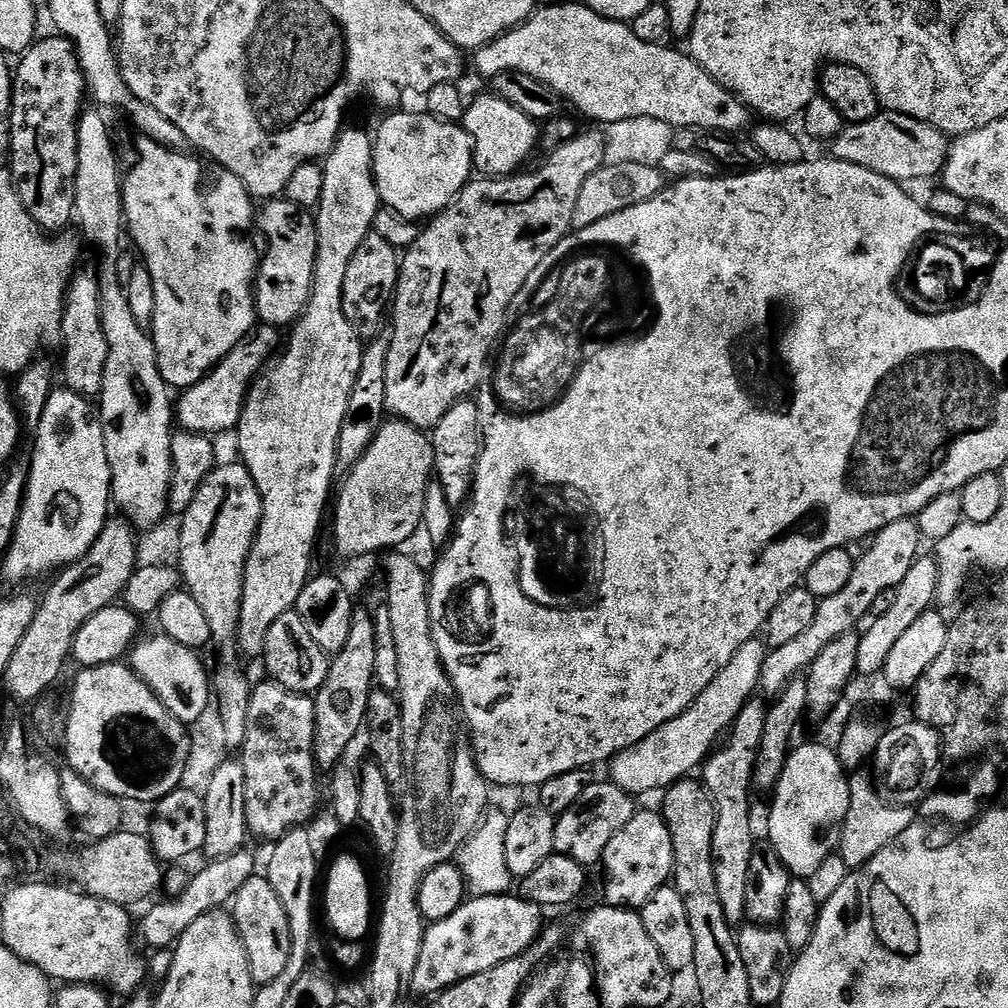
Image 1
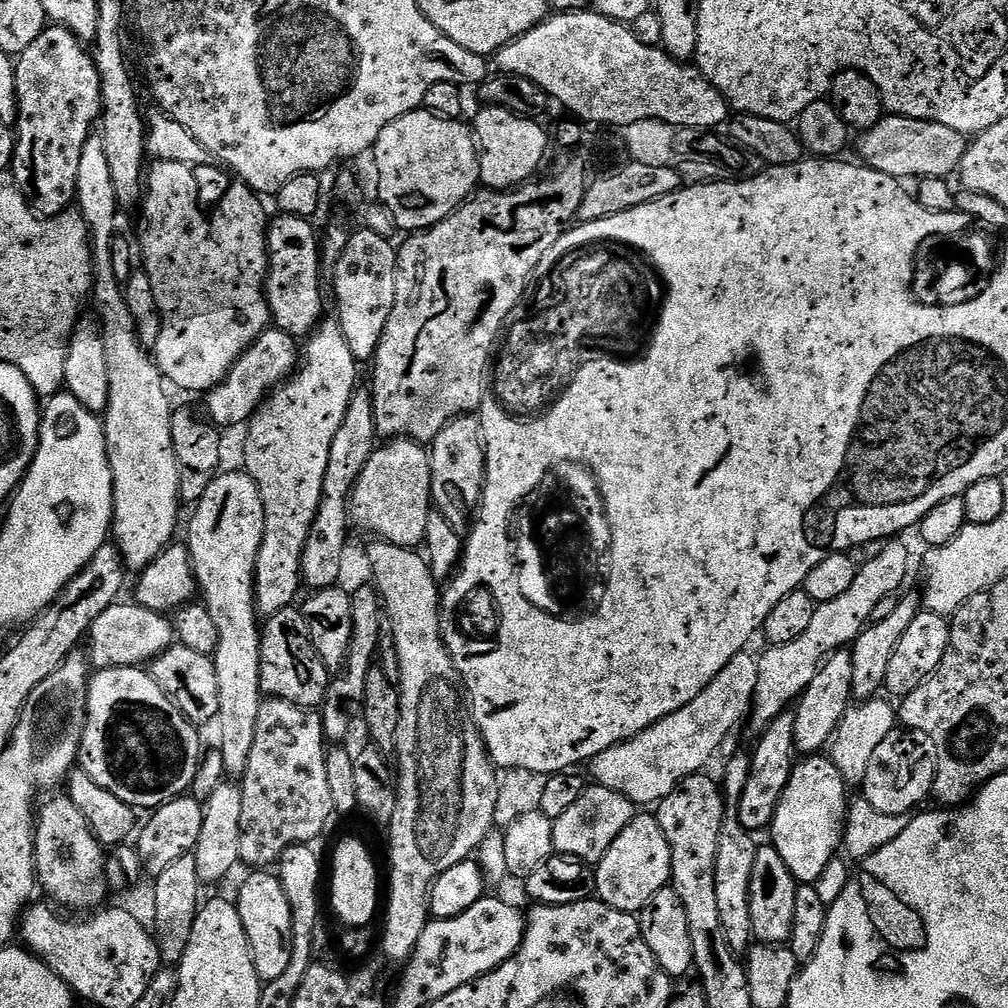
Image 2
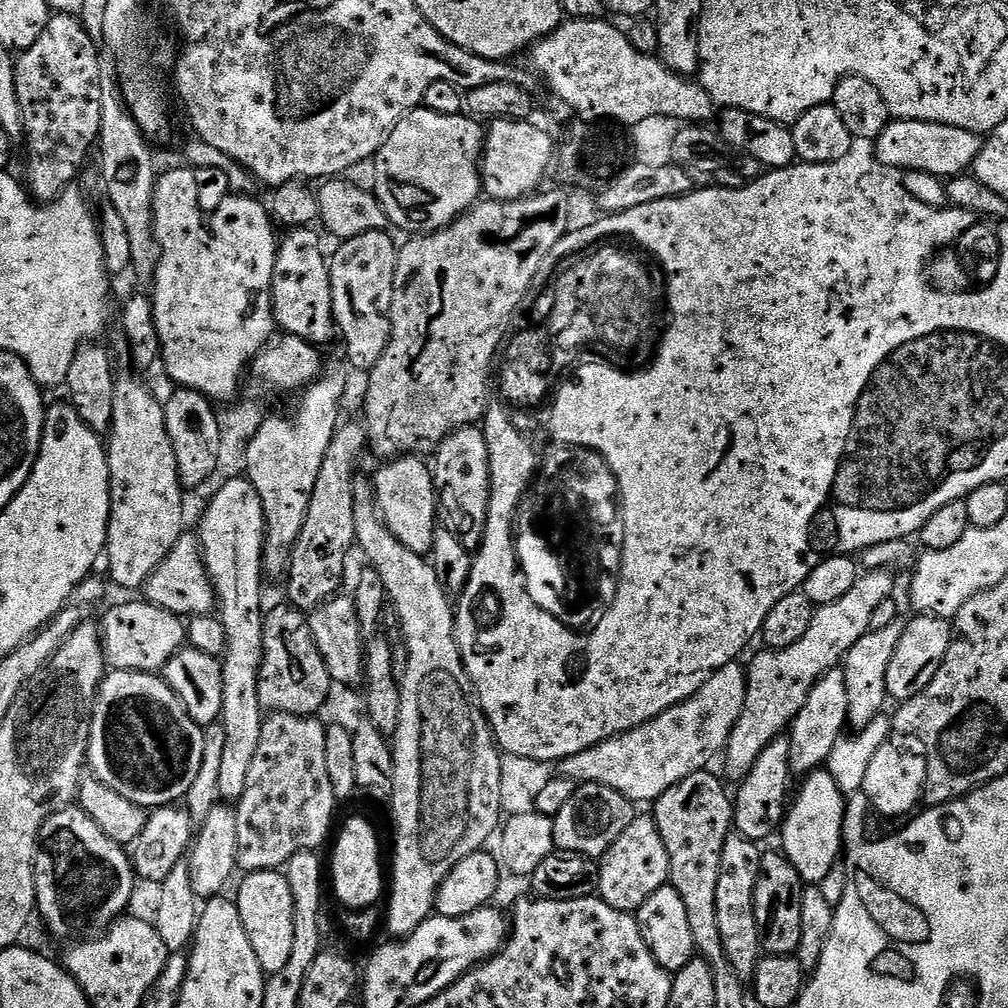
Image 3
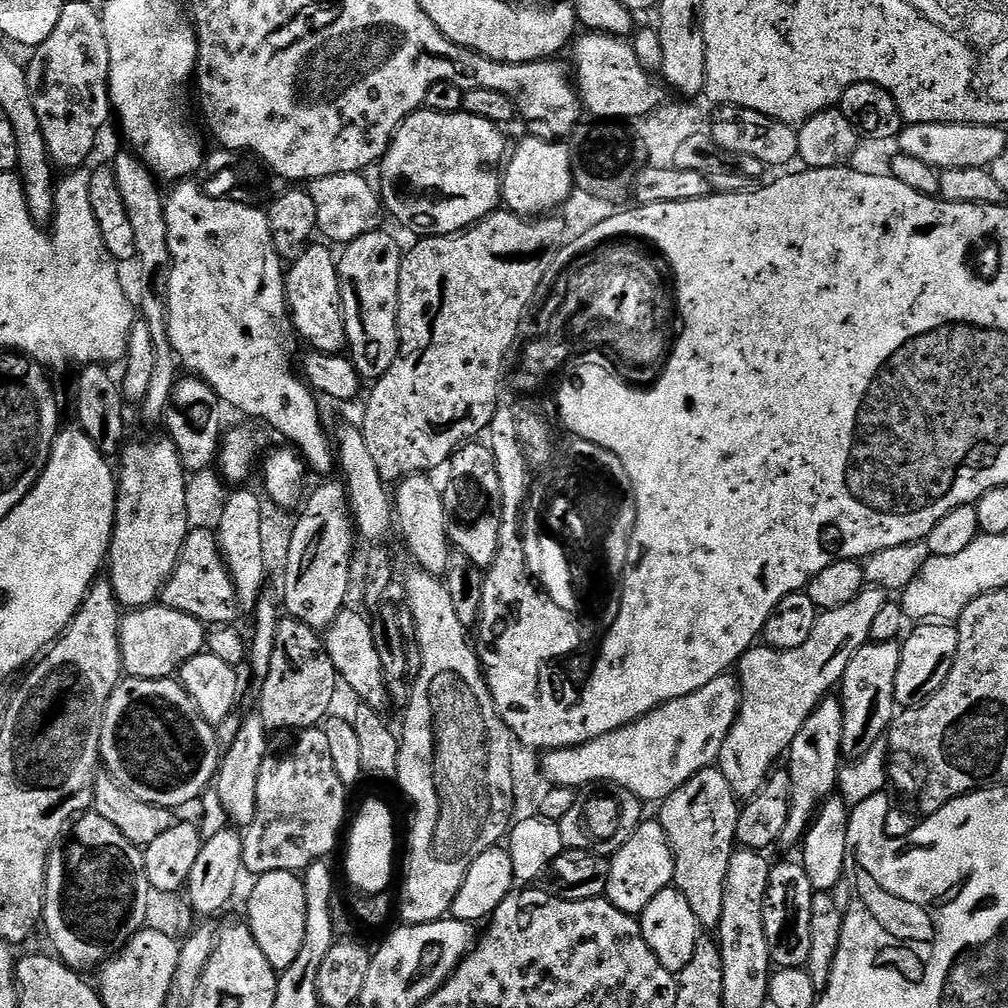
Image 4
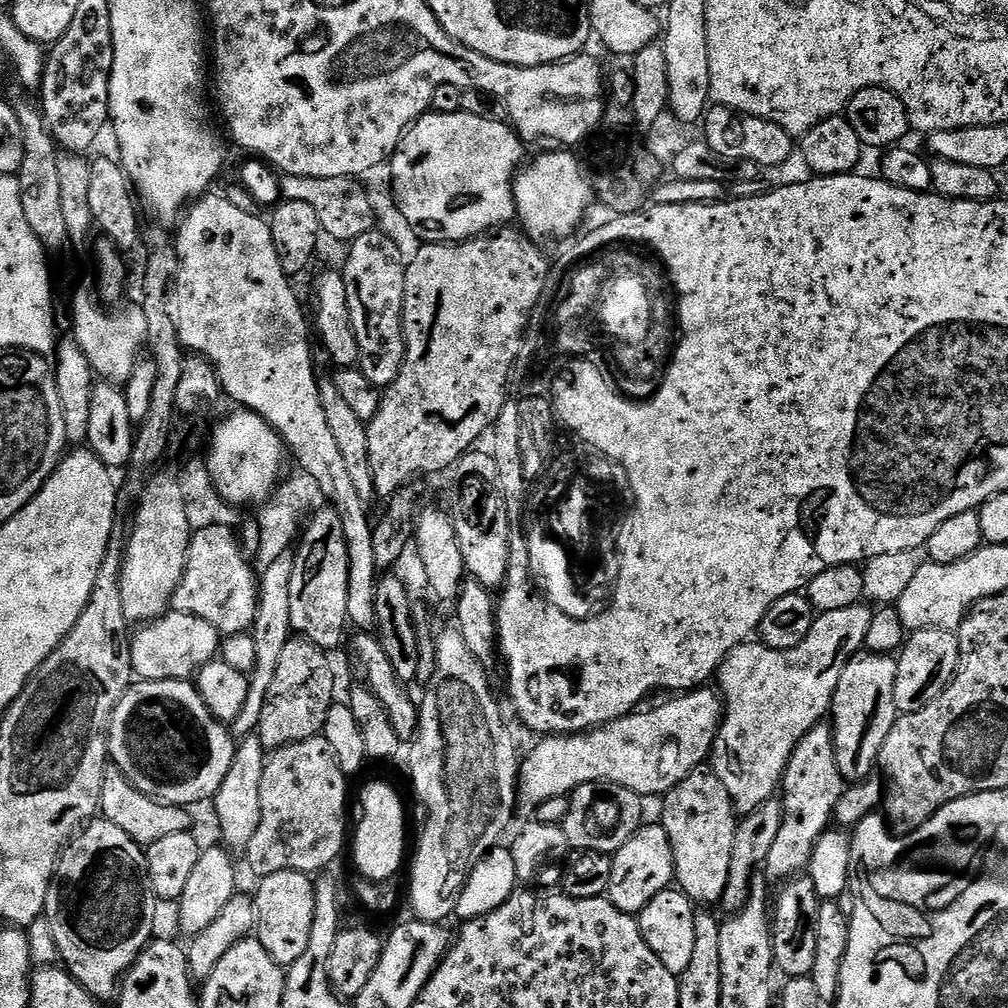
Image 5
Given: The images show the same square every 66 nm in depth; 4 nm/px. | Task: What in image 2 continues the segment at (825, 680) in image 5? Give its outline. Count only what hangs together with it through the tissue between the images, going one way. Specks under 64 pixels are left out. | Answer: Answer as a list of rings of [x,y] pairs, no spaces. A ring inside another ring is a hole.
[[[900,542],[884,544],[882,554],[878,558],[863,561],[857,567],[854,584],[846,594],[834,598],[834,602],[817,604],[814,618],[810,626],[802,634],[802,638],[794,638],[794,642],[786,642],[786,646],[768,646],[764,653],[759,653],[758,686],[752,696],[750,724],[756,730],[763,730],[778,714],[789,711],[799,701],[800,696],[810,686],[810,681],[824,661],[832,655],[847,649],[868,627],[874,614],[874,606],[882,602],[882,598],[896,596],[905,587],[904,579],[908,576],[908,548]],[[901,587],[901,588],[900,588]],[[900,588],[900,589],[899,589]]]

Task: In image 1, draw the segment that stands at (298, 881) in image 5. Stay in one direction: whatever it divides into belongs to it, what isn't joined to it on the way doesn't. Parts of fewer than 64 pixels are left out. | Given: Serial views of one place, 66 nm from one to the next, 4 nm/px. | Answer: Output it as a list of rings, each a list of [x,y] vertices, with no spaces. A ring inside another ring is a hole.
[[[267,875],[251,876],[238,890],[236,899],[231,901],[230,915],[236,923],[238,934],[246,946],[246,954],[250,962],[250,978],[259,986],[274,982],[274,978],[282,975],[286,962],[290,962],[290,918],[286,918],[286,906],[282,906],[278,894],[274,894],[274,886],[270,886]]]

